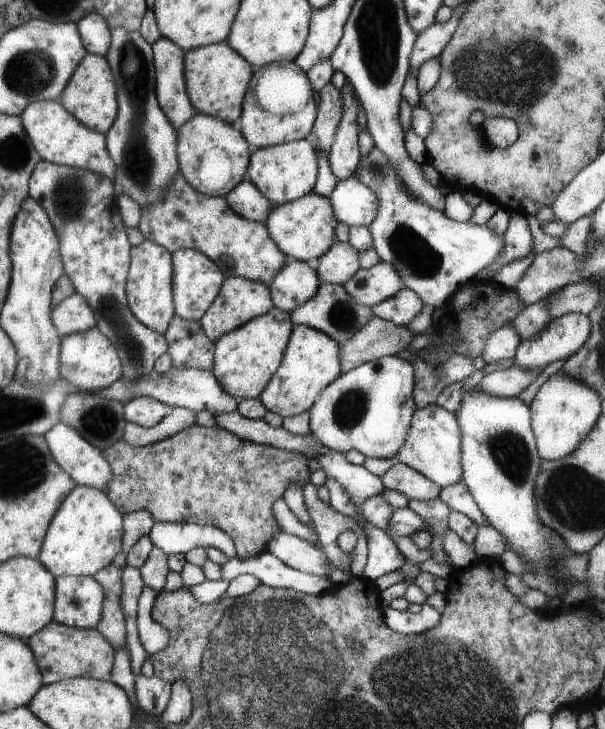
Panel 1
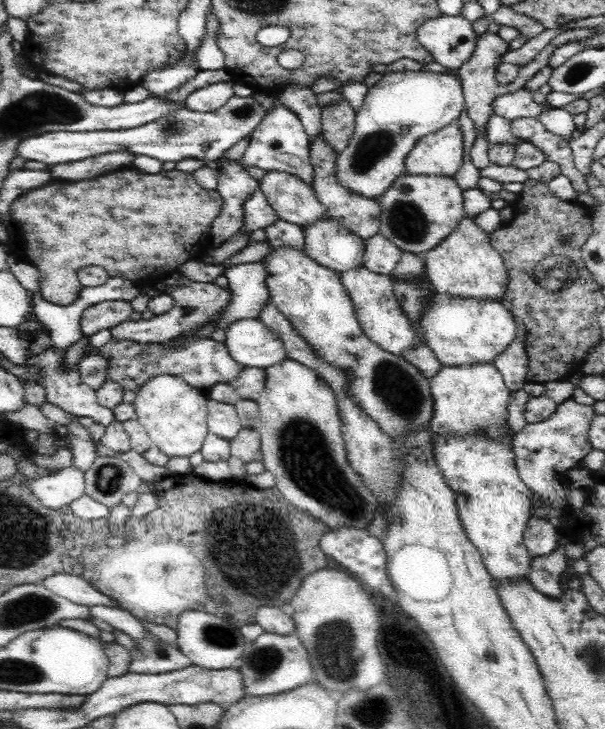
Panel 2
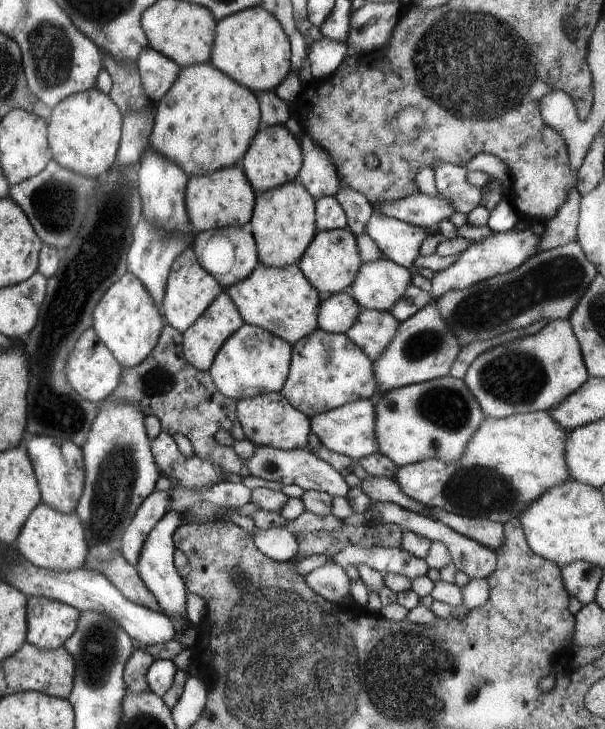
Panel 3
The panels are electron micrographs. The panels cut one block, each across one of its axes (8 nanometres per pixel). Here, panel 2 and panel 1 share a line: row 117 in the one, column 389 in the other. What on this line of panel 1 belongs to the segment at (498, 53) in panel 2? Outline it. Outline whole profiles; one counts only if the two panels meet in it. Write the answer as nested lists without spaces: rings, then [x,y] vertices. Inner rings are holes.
[[[395,462],[380,478],[385,490],[401,494],[409,501],[429,501],[440,492],[425,476],[399,462]]]

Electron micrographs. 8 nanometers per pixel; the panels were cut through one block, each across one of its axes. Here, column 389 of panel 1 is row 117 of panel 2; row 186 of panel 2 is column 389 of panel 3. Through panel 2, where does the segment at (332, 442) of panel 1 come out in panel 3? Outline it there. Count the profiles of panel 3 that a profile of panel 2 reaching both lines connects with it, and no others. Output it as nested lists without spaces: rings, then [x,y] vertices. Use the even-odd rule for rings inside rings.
[[[437,305],[423,306],[410,318],[399,323],[393,338],[381,350],[377,360],[371,361],[376,394],[382,395],[387,390],[448,375],[449,368],[460,348],[457,340],[453,340],[451,332],[447,330]]]

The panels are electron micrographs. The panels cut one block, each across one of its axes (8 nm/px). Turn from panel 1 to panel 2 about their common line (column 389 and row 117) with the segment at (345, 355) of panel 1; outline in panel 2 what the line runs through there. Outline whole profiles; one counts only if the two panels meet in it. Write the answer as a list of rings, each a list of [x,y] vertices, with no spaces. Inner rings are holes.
[[[344,100],[338,106],[322,108],[324,143],[336,153],[342,154],[350,145],[355,132],[355,112]]]

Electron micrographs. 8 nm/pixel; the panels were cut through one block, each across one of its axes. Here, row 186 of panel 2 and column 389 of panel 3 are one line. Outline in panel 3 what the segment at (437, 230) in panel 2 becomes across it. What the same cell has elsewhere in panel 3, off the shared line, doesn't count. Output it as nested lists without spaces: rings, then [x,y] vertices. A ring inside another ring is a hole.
[[[448,375],[376,394],[374,403],[377,453],[393,460],[398,468],[433,458],[455,462],[485,418],[465,382]]]

